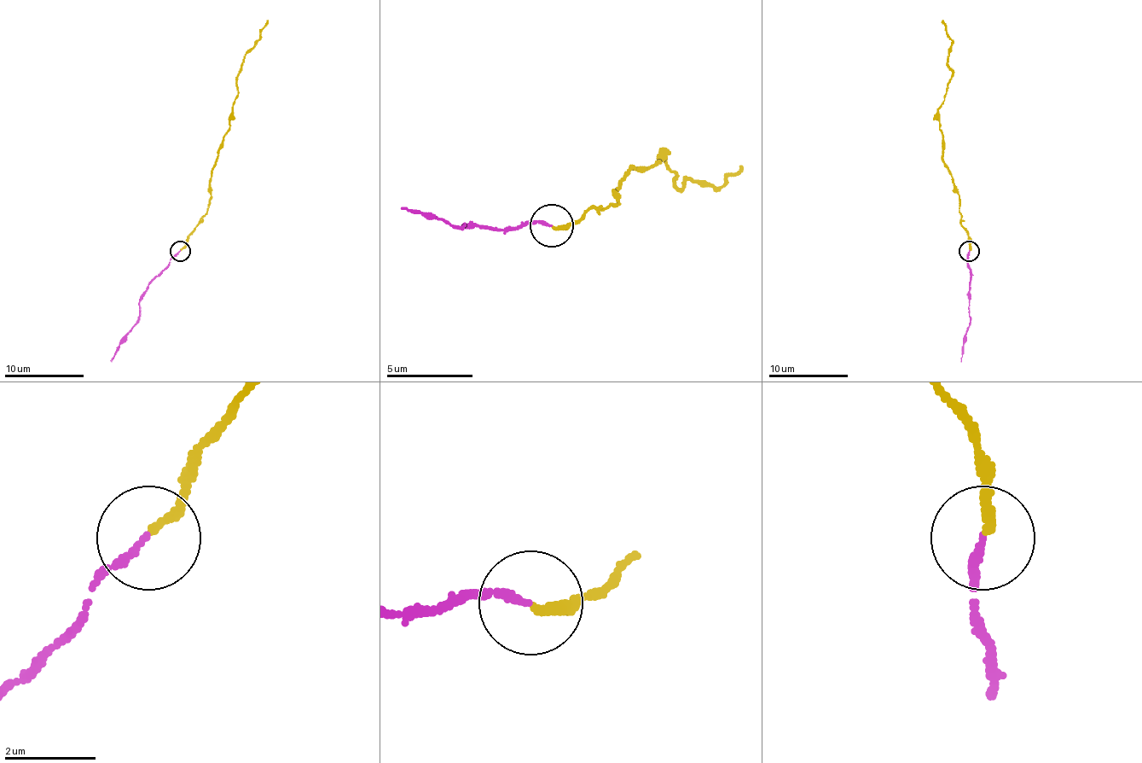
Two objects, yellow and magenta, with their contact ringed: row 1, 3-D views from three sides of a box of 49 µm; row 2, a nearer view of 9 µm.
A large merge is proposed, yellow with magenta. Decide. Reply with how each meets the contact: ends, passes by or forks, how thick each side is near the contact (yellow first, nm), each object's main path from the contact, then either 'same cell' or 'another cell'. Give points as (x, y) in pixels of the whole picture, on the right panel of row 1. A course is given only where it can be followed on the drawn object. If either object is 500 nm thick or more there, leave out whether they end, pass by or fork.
yellow ends; magenta ends; calibres 190 and 160 nm; course yellow (970, 249), (959, 194), (943, 162), (937, 108), (952, 70), (947, 55), (952, 38), (942, 20); course magenta (970, 252), (970, 321), (961, 361); another cell

